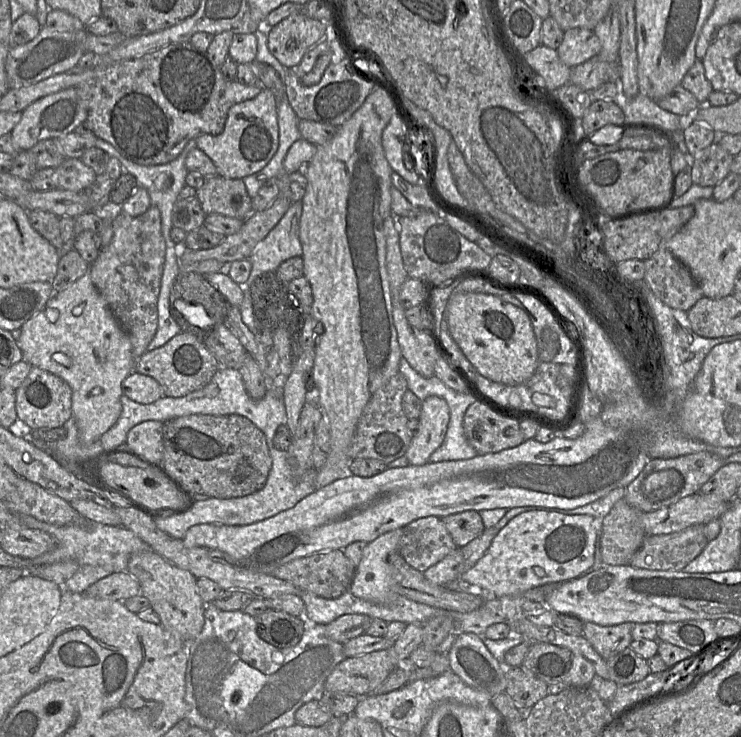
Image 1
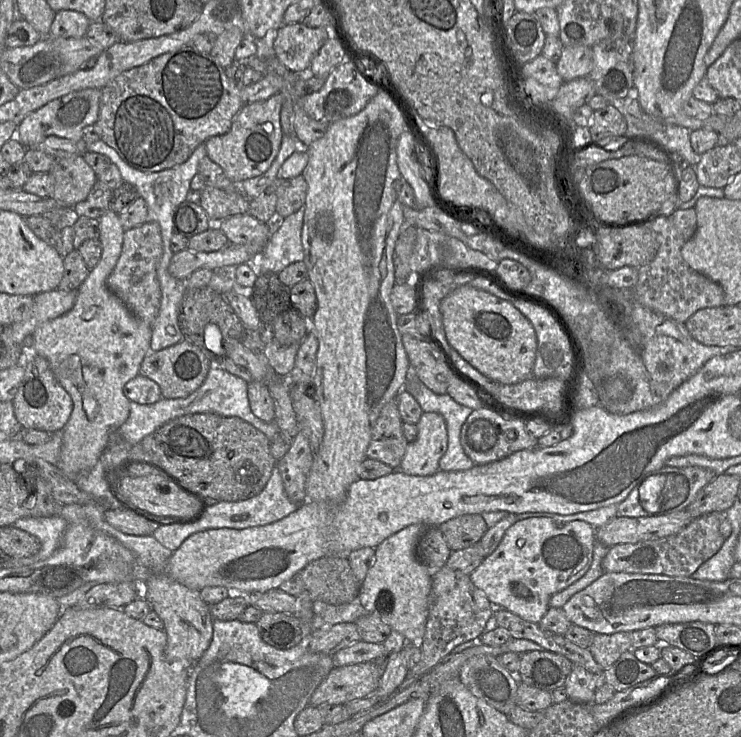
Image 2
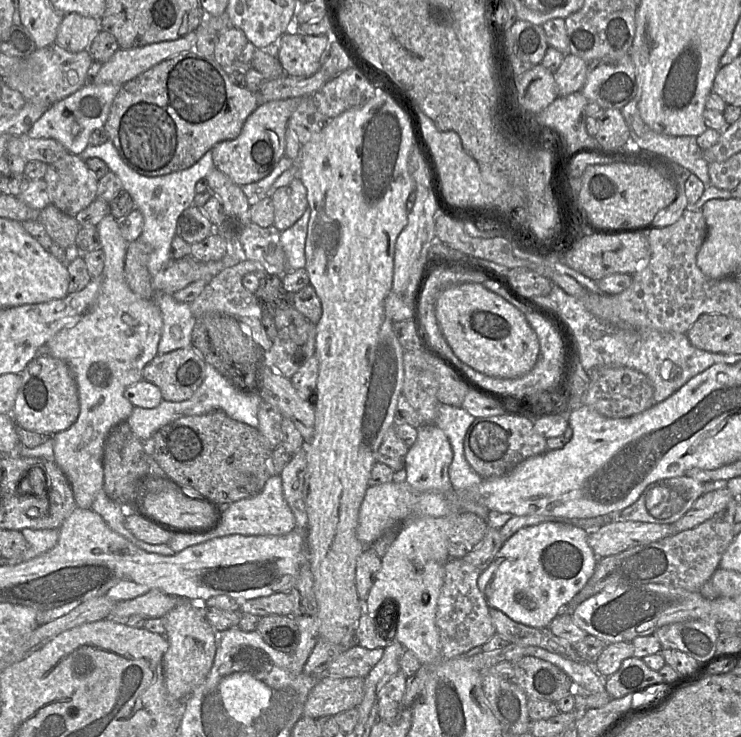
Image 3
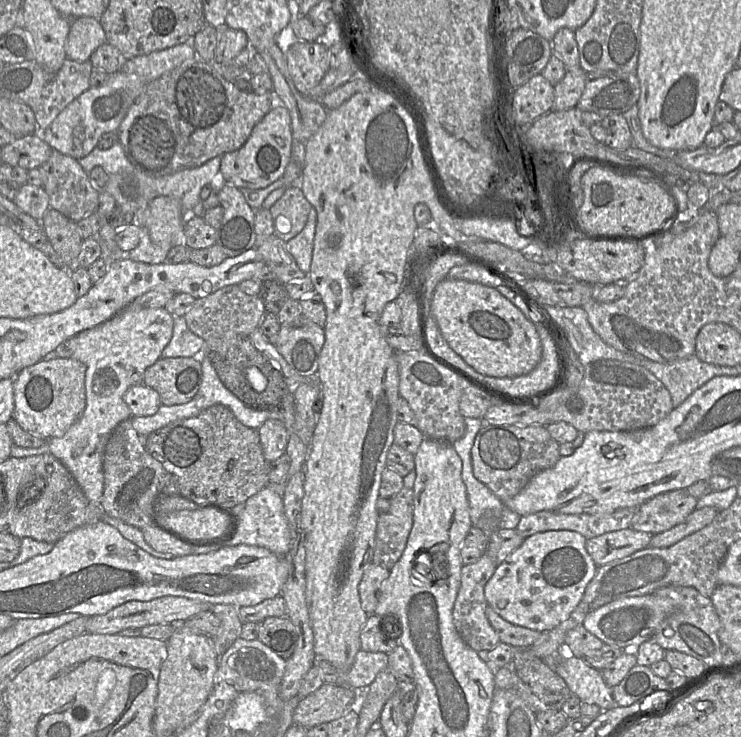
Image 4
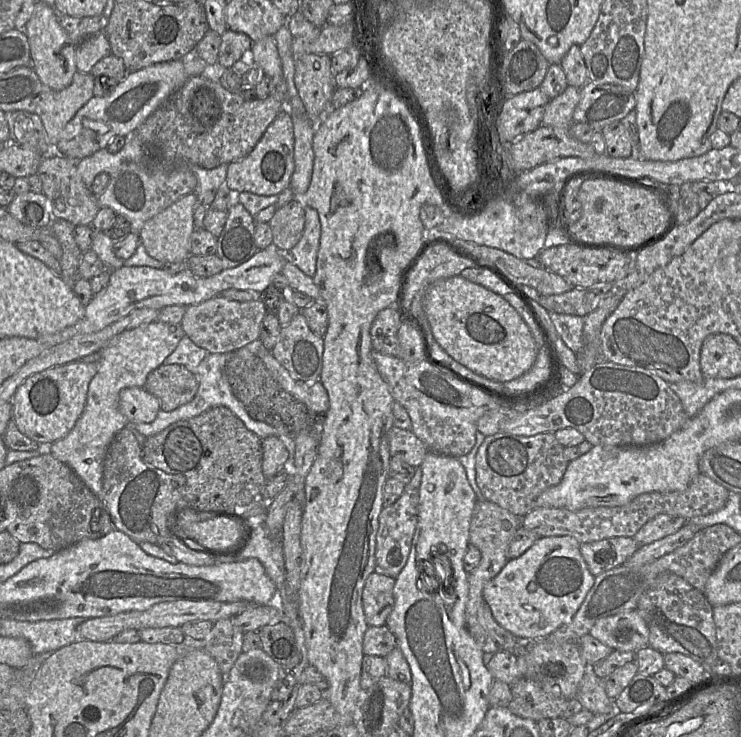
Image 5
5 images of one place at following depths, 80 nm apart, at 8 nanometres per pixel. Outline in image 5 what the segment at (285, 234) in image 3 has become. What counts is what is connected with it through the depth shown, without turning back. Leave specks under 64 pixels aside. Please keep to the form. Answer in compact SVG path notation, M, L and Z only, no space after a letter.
M305 207L305 226L298 243L287 251L286 260L292 261L305 275L313 277L316 272L317 253L321 235L318 212Z

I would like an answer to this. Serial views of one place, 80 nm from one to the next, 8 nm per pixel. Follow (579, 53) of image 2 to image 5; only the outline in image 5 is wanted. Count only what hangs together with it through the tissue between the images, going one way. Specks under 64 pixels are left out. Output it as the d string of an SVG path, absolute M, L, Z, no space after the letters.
M568 85L563 93L550 100L545 107L541 125L569 128L574 122L573 113L580 100L580 90Z

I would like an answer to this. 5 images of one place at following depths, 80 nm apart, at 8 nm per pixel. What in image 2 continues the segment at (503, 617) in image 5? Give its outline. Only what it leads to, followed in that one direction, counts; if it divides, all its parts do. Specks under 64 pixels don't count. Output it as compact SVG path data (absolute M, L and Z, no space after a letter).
M543 516L519 520L508 528L498 547L469 574L470 579L495 608L503 608L526 621L539 623L550 608L551 597L576 582L590 568L595 532L595 528L581 520L558 523Z

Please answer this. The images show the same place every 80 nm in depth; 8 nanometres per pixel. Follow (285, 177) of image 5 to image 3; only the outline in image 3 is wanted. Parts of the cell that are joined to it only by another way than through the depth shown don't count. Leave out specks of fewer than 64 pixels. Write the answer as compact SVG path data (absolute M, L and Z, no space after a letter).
M308 97L261 102L248 116L237 138L222 141L210 150L215 167L239 186L255 183L266 177L285 155L285 133L289 119L305 98Z

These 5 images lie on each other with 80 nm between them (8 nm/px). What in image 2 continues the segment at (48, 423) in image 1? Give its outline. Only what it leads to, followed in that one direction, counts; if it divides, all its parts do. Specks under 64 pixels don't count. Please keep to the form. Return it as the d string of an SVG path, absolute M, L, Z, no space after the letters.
M25 351L24 361L20 364L25 368L25 374L13 399L14 413L18 422L25 429L42 430L52 434L62 430L73 411L70 394L60 384L44 357L35 352Z

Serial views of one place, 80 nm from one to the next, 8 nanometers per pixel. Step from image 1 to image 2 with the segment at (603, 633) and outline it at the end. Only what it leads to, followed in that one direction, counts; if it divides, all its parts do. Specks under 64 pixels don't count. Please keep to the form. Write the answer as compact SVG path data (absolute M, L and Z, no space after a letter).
M631 632L595 633L589 647L594 659L603 670L613 665L622 653L631 649Z

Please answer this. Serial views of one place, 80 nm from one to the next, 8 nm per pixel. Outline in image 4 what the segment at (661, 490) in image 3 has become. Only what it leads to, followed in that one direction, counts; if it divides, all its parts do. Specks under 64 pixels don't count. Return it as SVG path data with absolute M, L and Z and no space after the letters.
M686 489L658 494L636 508L631 528L652 535L683 522L697 506L697 498Z

